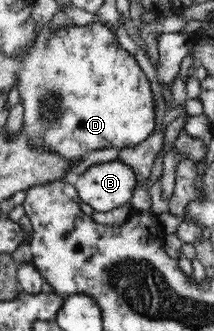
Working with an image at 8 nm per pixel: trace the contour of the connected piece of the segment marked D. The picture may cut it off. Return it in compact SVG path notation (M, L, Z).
M34 22L30 29L26 30L26 50L23 52L23 60L19 62L19 75L16 78L18 83L18 90L20 90L20 100L23 103L23 124L25 124L25 132L29 134L29 140L33 144L37 144L39 149L49 149L53 153L61 155L61 157L67 159L67 161L80 162L91 150L99 150L101 148L109 148L114 146L117 148L131 148L141 144L149 135L153 132L155 128L154 121L154 108L153 108L153 95L151 92L151 86L149 85L149 80L143 70L137 65L135 57L129 55L127 51L121 49L121 45L117 43L117 36L109 30L109 27L102 25L101 23L89 23L86 26L78 26L73 24L73 26L67 26L67 28L52 28L50 23L47 22L42 30L35 34Z

